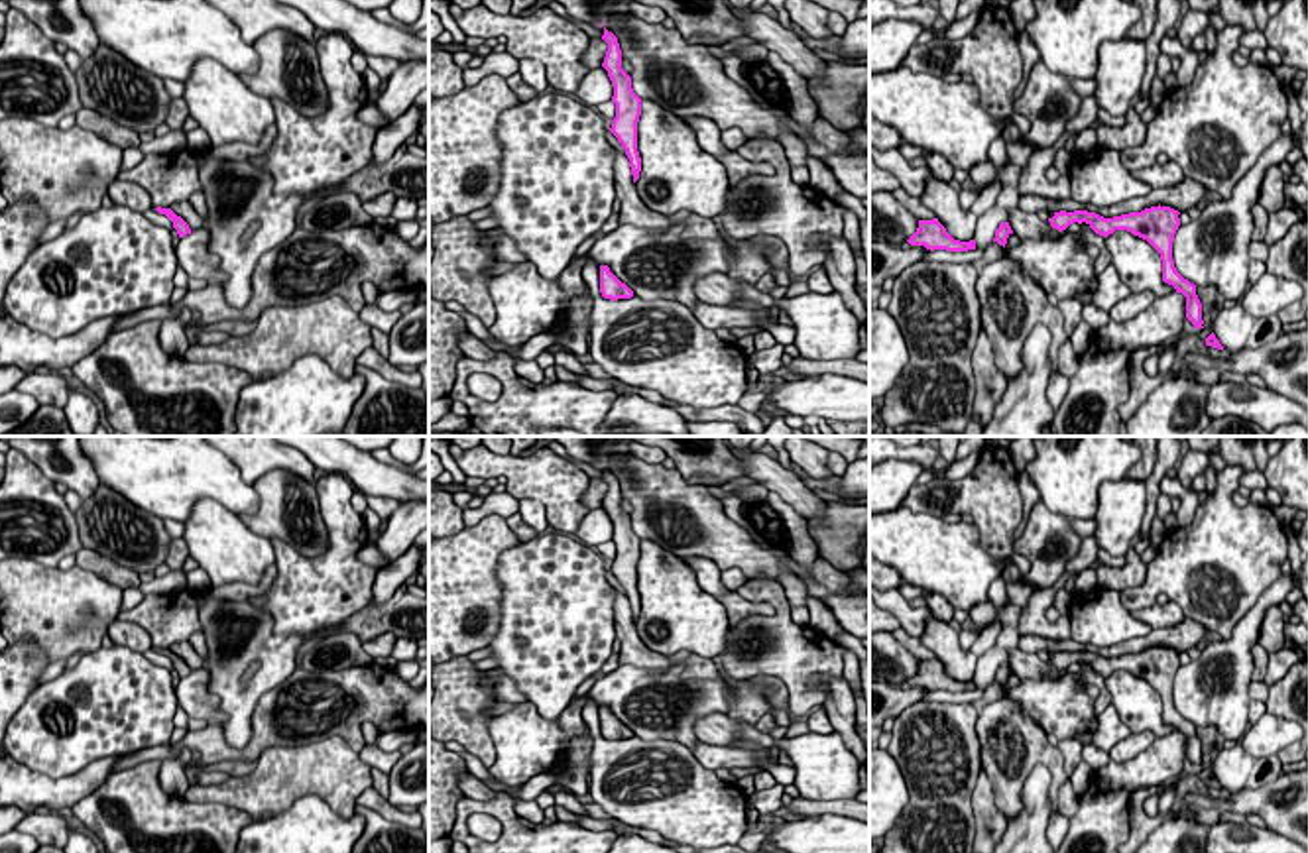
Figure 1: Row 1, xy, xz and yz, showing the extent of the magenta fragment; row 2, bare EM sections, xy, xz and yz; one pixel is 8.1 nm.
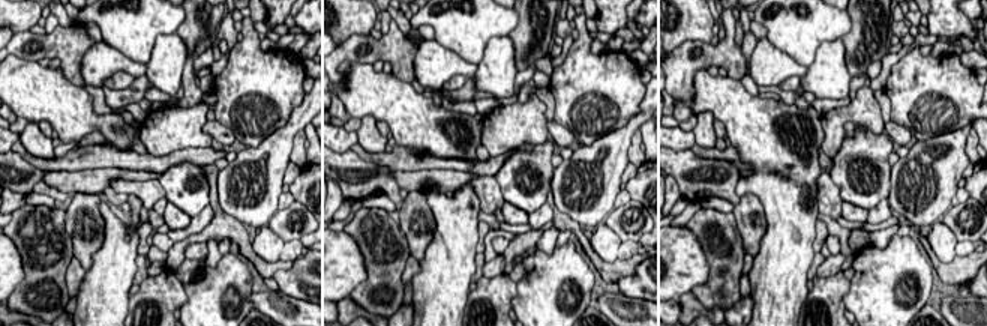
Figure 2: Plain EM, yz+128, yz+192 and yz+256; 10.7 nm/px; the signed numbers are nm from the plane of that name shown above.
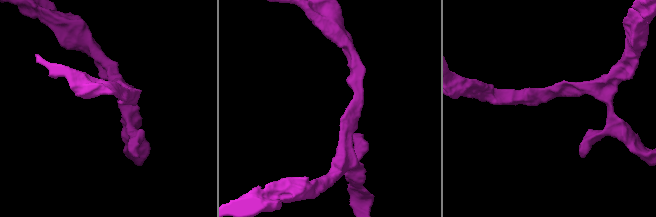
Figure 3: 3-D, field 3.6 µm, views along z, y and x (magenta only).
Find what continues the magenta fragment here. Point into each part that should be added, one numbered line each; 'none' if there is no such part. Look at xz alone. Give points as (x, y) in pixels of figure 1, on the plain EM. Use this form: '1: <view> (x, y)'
none

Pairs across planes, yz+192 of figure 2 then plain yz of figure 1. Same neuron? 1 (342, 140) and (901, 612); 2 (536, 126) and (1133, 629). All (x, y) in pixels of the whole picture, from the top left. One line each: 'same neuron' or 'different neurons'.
1: different neurons
2: same neuron

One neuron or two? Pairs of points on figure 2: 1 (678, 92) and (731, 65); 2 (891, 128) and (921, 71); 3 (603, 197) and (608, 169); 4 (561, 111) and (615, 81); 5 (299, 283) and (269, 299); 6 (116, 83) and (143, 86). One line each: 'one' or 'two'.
1: one
2: two
3: one
4: one
5: two
6: two

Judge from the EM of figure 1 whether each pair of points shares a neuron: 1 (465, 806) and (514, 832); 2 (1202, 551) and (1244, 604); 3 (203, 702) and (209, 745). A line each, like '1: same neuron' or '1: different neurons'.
1: same neuron
2: same neuron
3: different neurons

